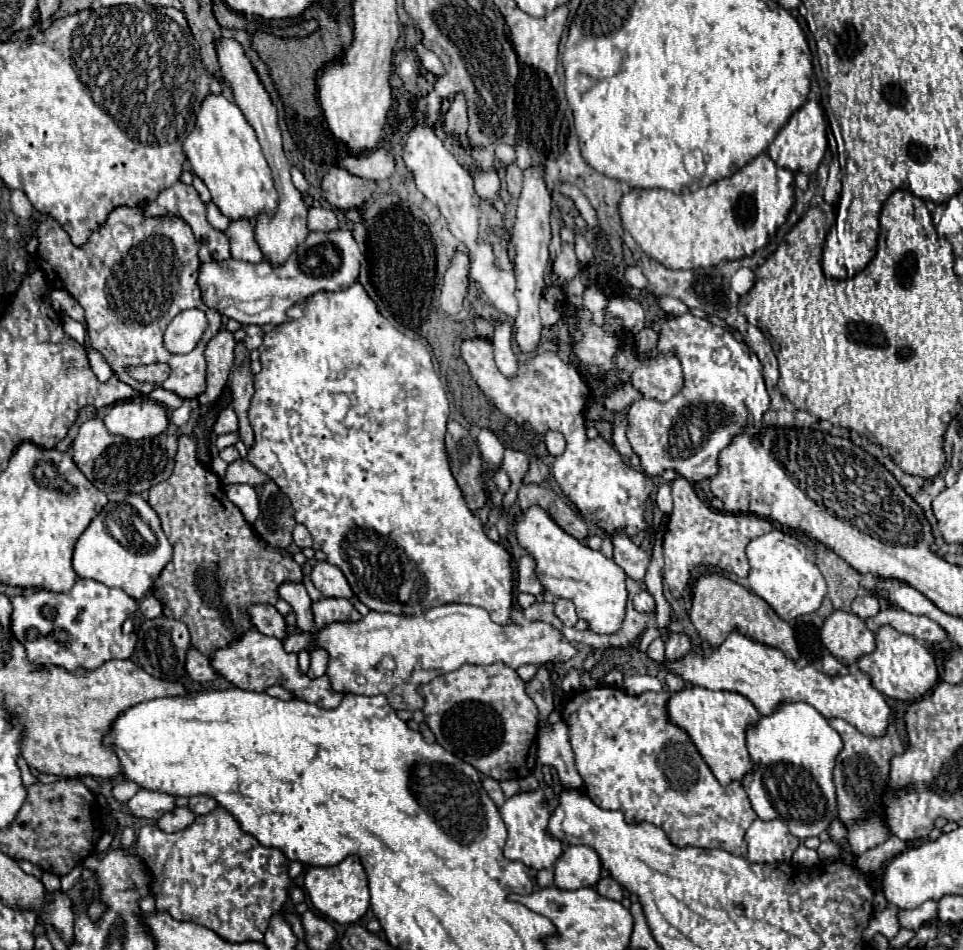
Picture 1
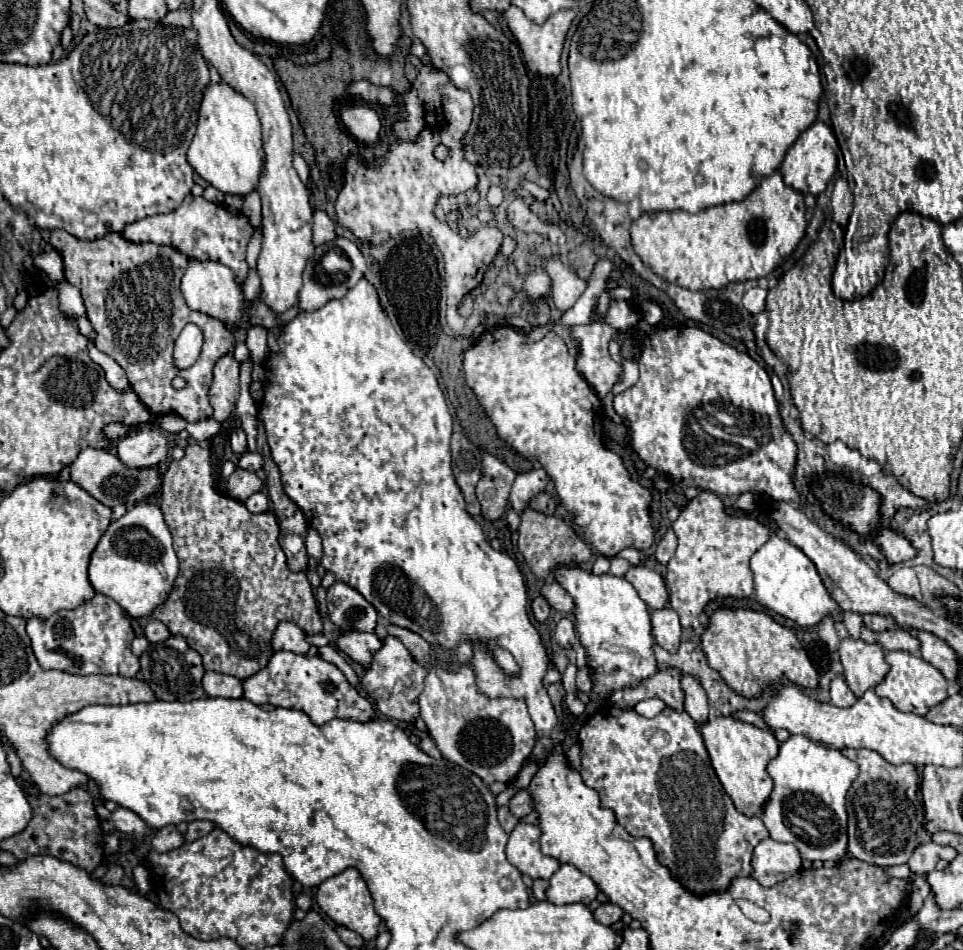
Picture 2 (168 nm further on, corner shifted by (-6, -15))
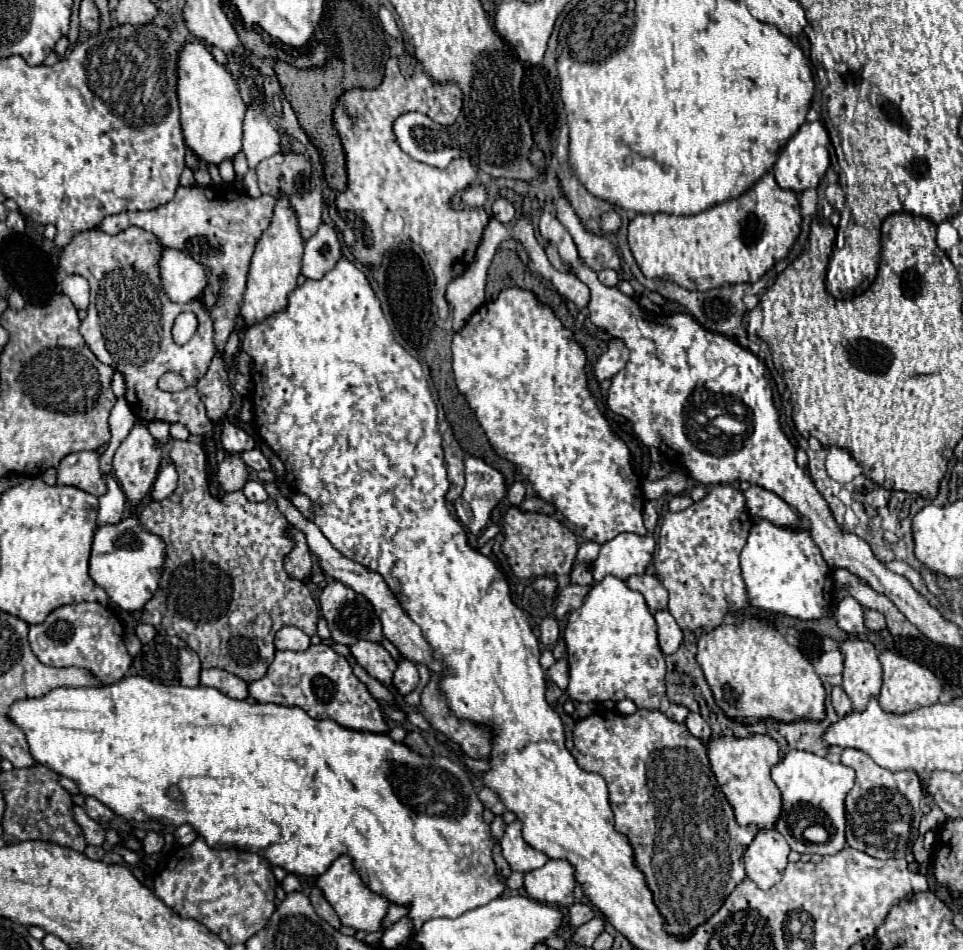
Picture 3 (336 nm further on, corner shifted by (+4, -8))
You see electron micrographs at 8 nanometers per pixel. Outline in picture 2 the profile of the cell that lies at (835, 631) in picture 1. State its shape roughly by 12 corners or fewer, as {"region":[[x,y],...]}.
{"region":[[844,638],[838,654],[856,696],[890,670],[878,644]]}

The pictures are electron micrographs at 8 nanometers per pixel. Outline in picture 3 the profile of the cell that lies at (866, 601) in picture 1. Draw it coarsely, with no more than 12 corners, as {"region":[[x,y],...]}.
{"region":[[864,611],[864,623],[870,631],[886,629],[882,613]]}

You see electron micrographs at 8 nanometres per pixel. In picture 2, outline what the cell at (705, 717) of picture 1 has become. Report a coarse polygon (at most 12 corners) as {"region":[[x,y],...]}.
{"region":[[732,716],[698,728],[736,810],[760,814],[772,790],[774,734]]}

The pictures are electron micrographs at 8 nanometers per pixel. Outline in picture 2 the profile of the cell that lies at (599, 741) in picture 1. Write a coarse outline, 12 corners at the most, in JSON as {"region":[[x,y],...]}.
{"region":[[610,706],[580,776],[694,894],[752,874],[688,712]]}

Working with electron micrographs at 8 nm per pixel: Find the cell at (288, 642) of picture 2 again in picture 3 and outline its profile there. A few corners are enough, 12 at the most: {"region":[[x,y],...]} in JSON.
{"region":[[282,627],[278,651],[306,651],[310,637],[298,627]]}

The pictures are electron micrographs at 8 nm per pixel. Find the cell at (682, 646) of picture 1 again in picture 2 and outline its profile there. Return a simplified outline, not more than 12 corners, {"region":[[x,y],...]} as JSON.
{"region":[[682,674],[684,710],[702,724],[708,696],[696,676]]}

